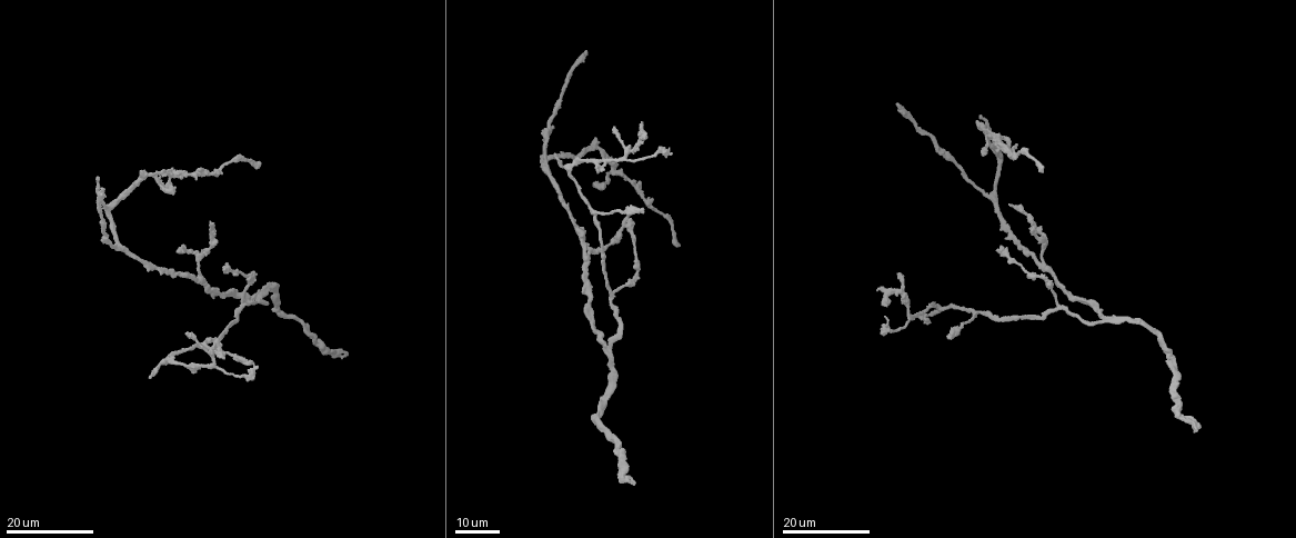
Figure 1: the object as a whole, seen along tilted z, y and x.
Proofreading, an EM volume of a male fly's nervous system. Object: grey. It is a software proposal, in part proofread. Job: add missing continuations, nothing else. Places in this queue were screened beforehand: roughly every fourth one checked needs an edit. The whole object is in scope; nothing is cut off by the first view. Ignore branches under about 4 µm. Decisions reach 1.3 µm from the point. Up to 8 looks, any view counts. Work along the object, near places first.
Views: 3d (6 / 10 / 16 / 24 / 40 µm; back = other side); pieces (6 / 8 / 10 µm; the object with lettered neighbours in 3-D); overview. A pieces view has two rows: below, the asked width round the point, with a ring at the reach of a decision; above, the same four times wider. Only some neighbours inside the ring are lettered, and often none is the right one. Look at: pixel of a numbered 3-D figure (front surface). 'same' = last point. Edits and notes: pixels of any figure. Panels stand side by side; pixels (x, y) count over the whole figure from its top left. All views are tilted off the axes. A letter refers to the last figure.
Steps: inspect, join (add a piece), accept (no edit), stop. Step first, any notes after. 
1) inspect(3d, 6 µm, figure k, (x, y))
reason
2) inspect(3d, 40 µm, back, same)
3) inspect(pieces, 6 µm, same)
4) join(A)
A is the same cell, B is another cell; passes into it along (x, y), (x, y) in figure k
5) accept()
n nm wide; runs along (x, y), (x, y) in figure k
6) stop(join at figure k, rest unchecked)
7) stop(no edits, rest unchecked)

inspect(3d, 16 µm, figure 1, (557, 153))
free end

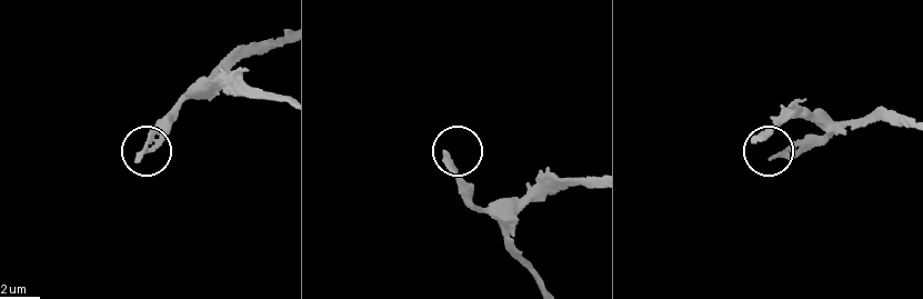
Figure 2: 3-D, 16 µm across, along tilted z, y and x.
inspect(pieces, 8 µm, figure 2, (446, 155))

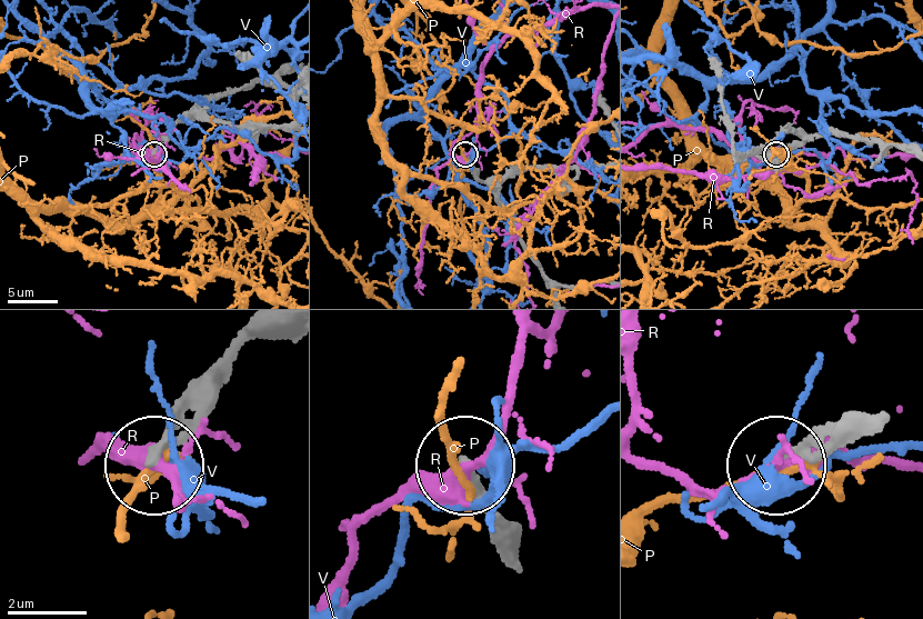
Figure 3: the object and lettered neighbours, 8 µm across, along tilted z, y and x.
accept()
220 nm wide; P, R and V are other cells; runs along (231, 353), (187, 393), (157, 456) in figure 3; none of them fits

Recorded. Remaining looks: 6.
inspect(3d, 24 µm, figure 1, (101, 188))
end of a long branch

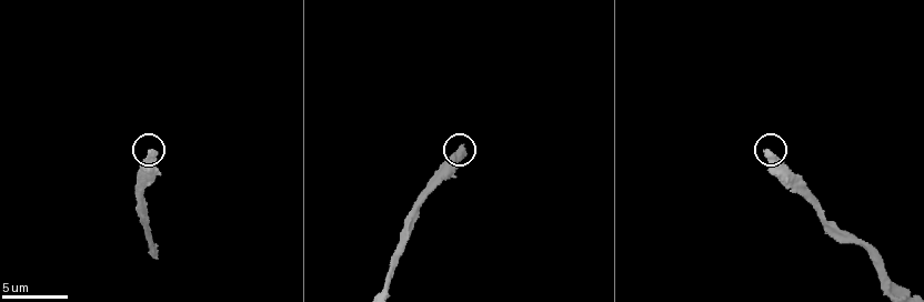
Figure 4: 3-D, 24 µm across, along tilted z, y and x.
inspect(pieces, 6 µm, figure 4, (768, 153))
see the neighbours

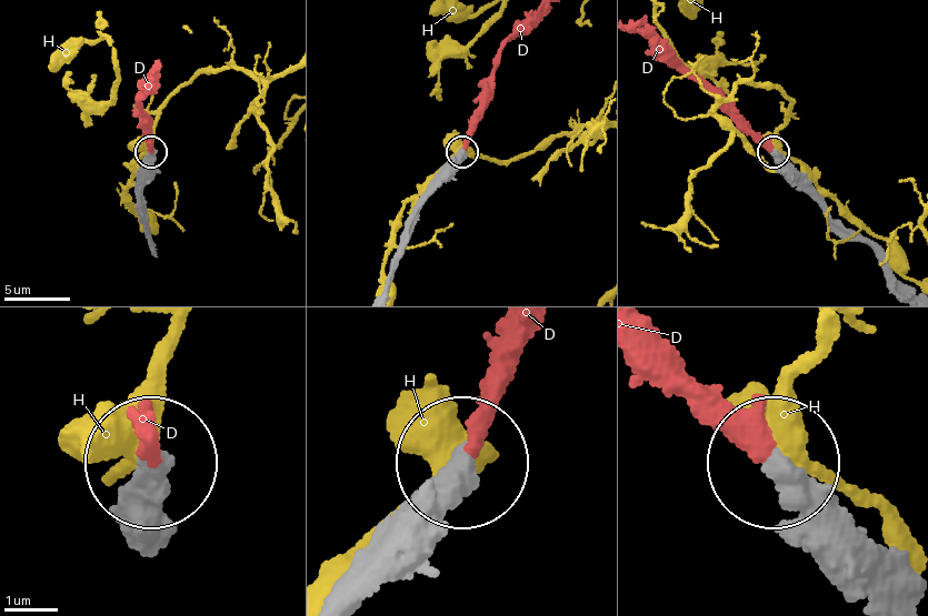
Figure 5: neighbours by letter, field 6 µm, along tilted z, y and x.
join(D)
410 nm wide; D is the same cell, H is another cell; the neuron continues

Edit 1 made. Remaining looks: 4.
inspect(3d, 16 µm, figure 1, (982, 116))
free end

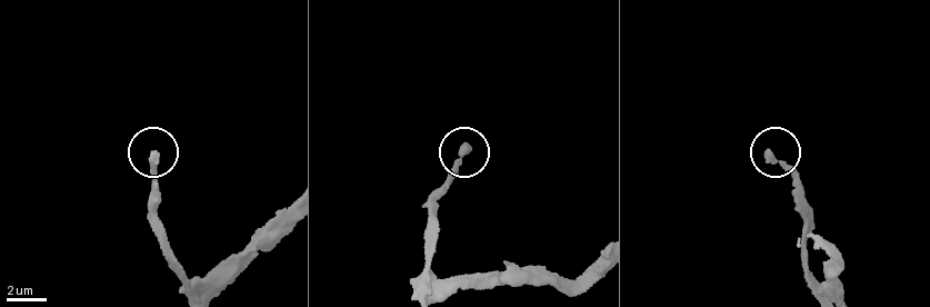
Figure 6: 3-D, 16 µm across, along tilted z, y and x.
inspect(pieces, 6 µm, figure 6, (152, 153))

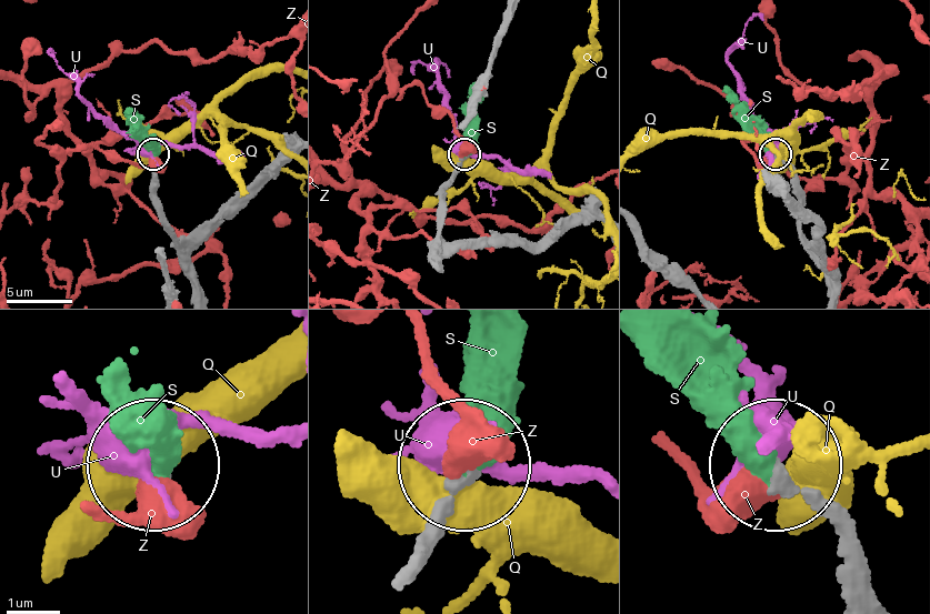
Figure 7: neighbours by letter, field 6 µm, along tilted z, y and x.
join(S)
S is the same cell, Q, U and Z are other cells; passes into it along (864, 602), (852, 542), (770, 473), (663, 329) in figure 7; the neuron continues

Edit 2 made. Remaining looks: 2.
stop(join at figure 5, join at figure 7, rest unchecked)

